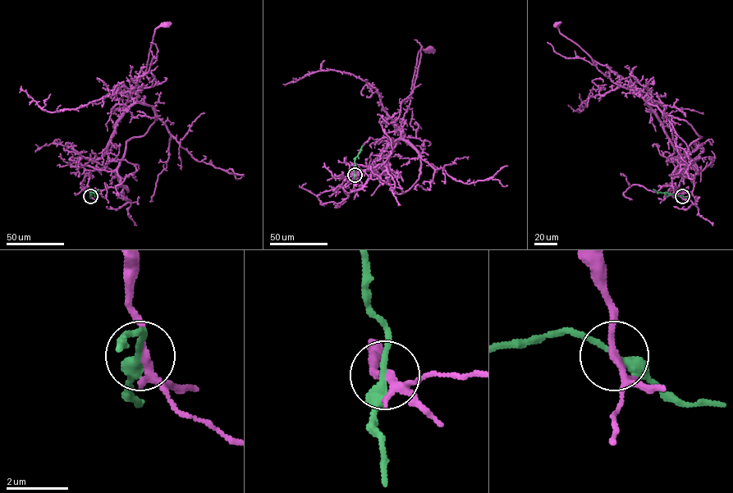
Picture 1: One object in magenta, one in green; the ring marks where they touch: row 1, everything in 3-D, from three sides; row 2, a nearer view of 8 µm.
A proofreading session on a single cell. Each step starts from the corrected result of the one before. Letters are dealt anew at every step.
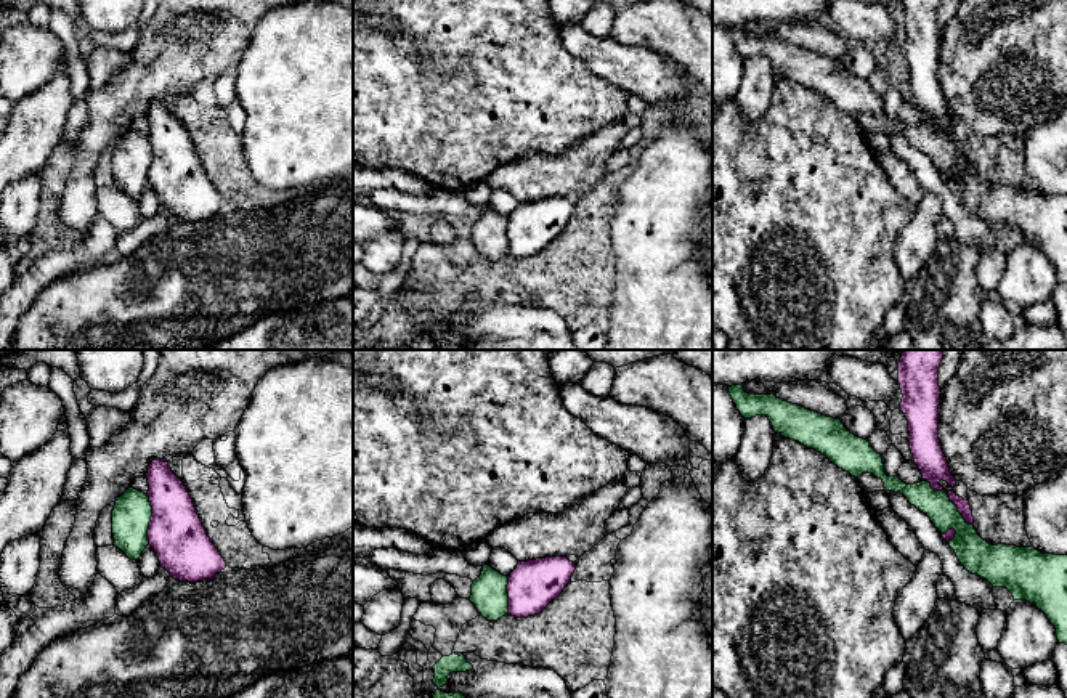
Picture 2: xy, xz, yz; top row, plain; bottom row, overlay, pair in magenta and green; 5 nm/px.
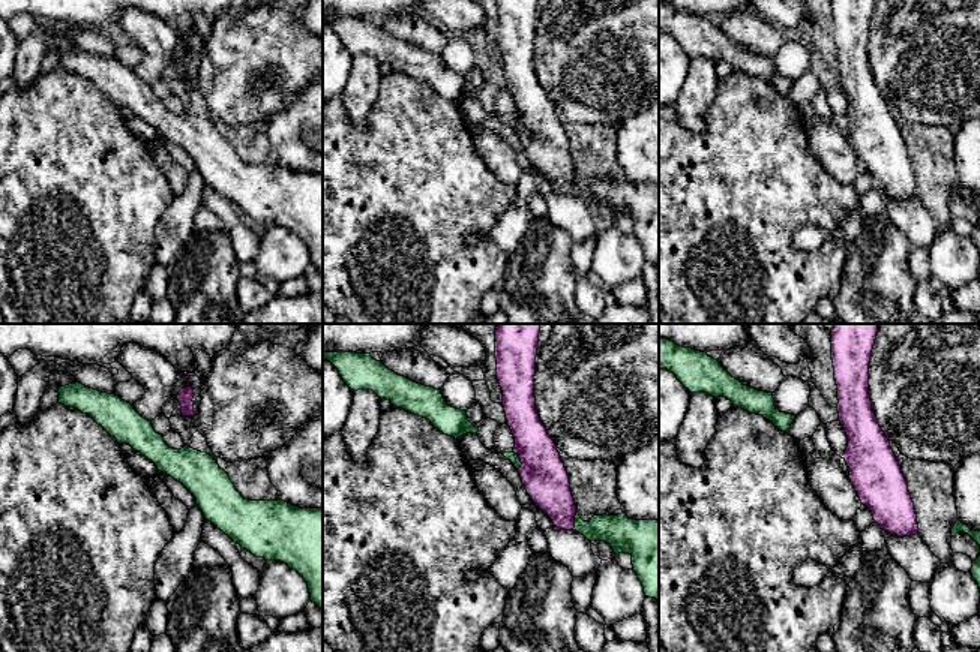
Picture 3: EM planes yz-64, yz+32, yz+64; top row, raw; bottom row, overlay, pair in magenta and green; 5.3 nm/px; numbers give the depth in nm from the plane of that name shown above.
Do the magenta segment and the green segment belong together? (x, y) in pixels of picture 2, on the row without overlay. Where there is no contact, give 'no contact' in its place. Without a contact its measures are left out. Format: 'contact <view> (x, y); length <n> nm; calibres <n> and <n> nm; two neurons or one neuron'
contact yz (950, 140); length 340 nm; calibres 150 and 150 nm; two neurons

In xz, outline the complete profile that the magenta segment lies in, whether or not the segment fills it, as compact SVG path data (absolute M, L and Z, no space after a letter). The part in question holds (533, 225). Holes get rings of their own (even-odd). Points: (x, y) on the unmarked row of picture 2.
M546 197L518 202L509 217L509 255L539 255L570 223L576 207L566 197Z

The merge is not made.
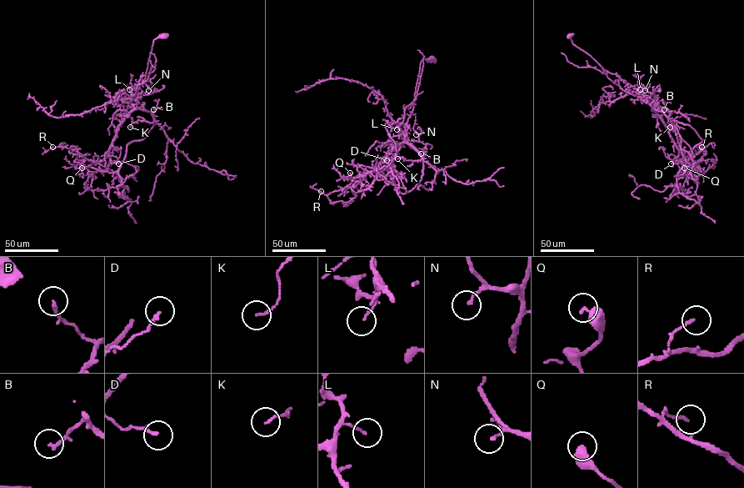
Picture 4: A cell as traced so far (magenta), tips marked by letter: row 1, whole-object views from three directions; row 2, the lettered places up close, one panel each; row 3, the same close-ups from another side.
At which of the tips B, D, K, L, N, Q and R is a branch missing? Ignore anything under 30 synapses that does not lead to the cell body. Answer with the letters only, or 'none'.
none

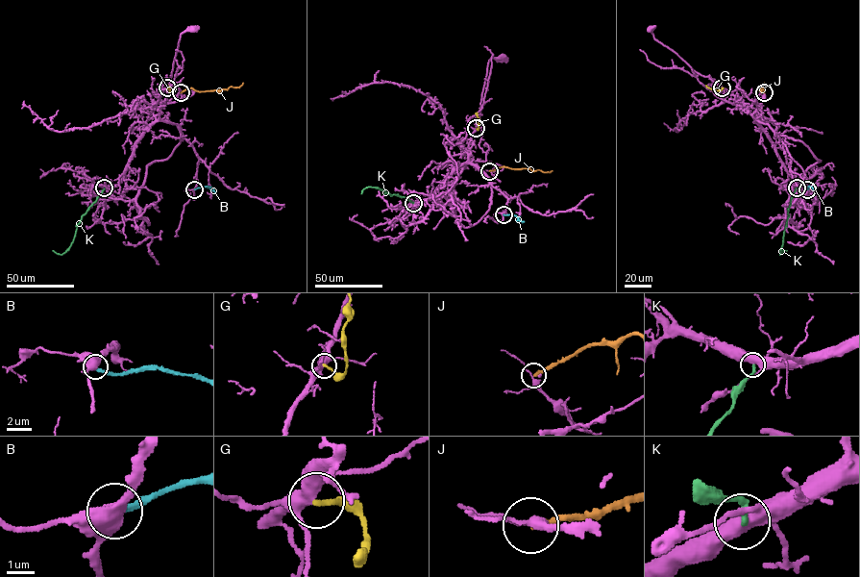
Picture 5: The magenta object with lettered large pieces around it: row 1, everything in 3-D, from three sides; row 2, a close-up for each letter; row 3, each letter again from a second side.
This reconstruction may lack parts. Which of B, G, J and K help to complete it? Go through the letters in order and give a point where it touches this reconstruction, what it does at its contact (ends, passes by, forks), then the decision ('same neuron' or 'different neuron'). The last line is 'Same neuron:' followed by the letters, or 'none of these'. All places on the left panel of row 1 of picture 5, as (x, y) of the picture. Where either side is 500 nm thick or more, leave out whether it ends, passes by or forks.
B: (194, 189) | it ends | different neuron
G: (167, 87) | it ends | different neuron
J: (181, 92) | it ends | different neuron
K: (104, 188) | it ends | different neuron
Same neuron: none of these

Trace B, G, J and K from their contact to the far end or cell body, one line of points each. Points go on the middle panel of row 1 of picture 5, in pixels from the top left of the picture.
B: (503, 214), (515, 215), (524, 221)
G: (476, 128), (479, 129), (477, 112)
J: (489, 171), (503, 166), (552, 170)
K: (413, 203), (405, 197), (373, 188), (365, 188), (361, 193)

